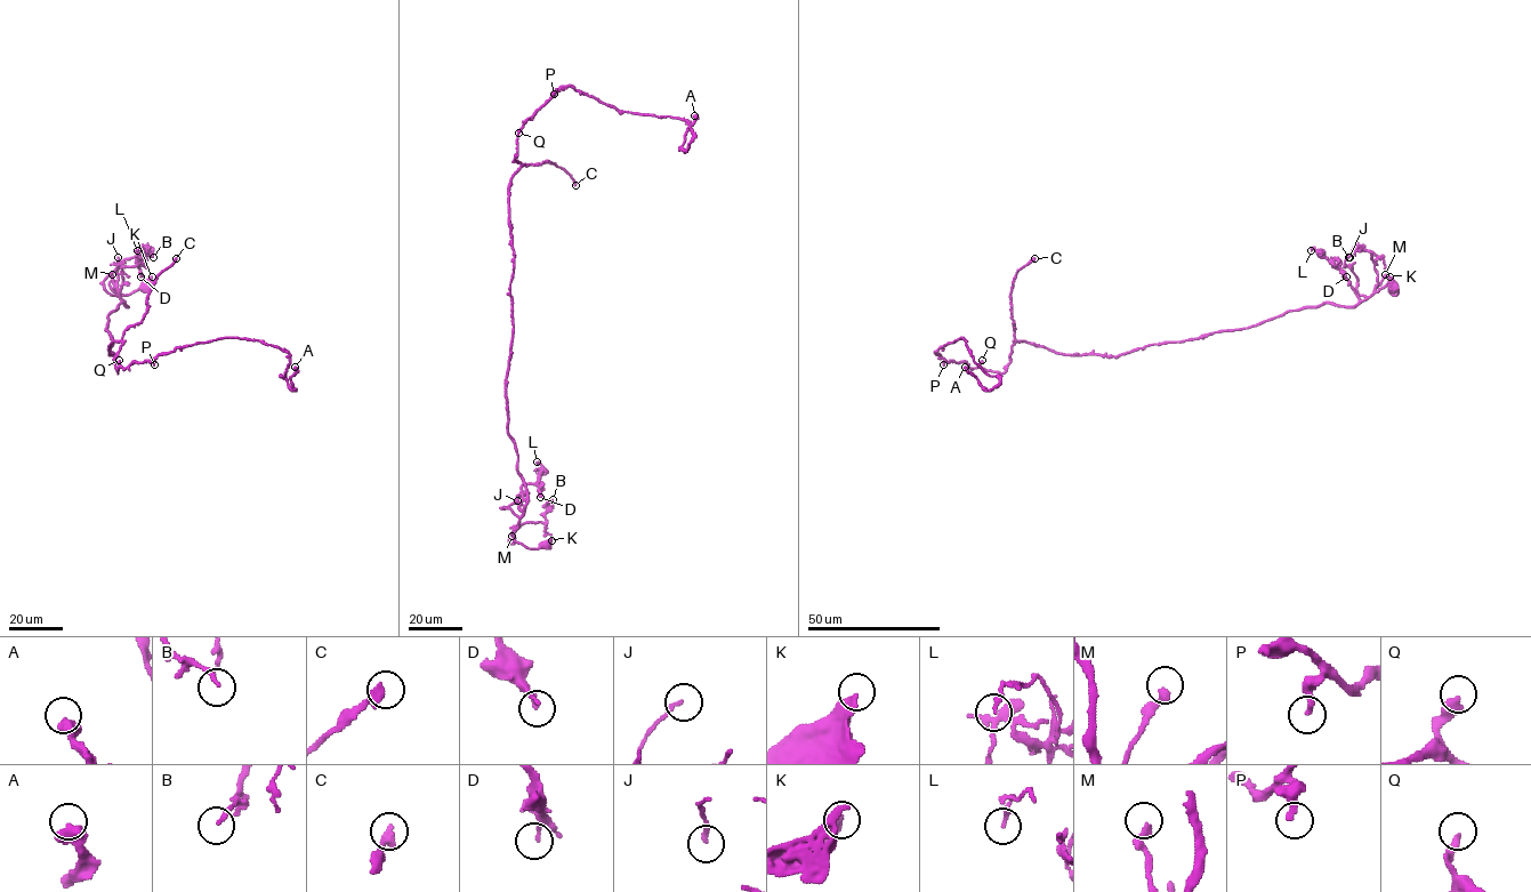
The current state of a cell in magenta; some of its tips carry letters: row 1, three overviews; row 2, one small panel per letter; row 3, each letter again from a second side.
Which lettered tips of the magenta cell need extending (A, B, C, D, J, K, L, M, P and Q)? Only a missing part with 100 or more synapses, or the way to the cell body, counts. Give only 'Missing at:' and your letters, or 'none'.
Missing at: C

